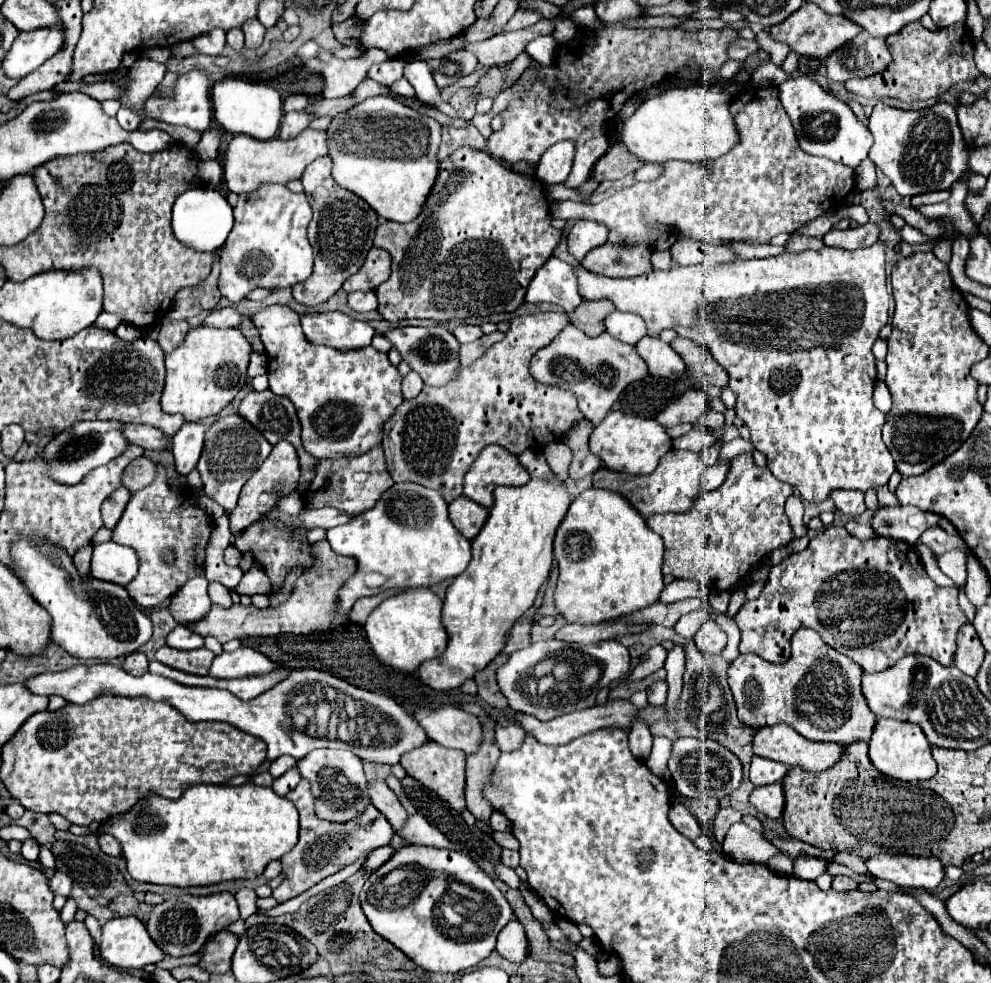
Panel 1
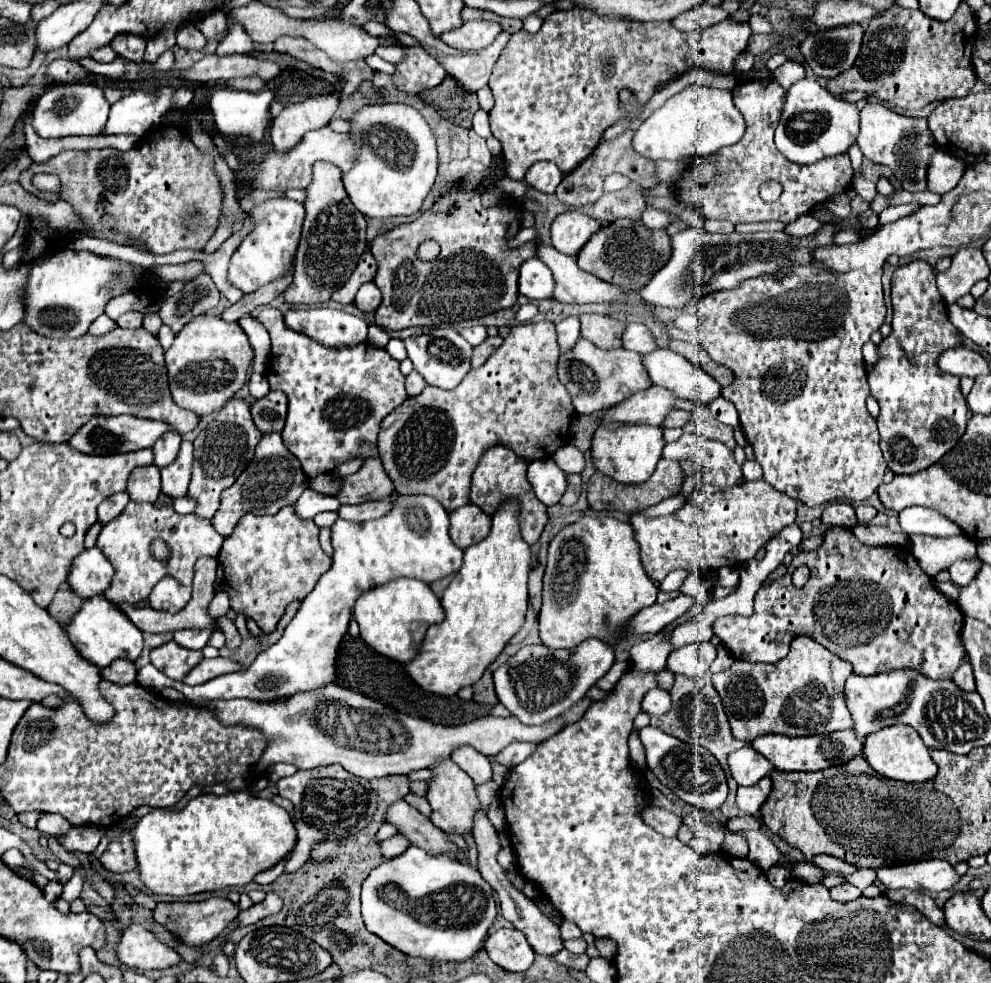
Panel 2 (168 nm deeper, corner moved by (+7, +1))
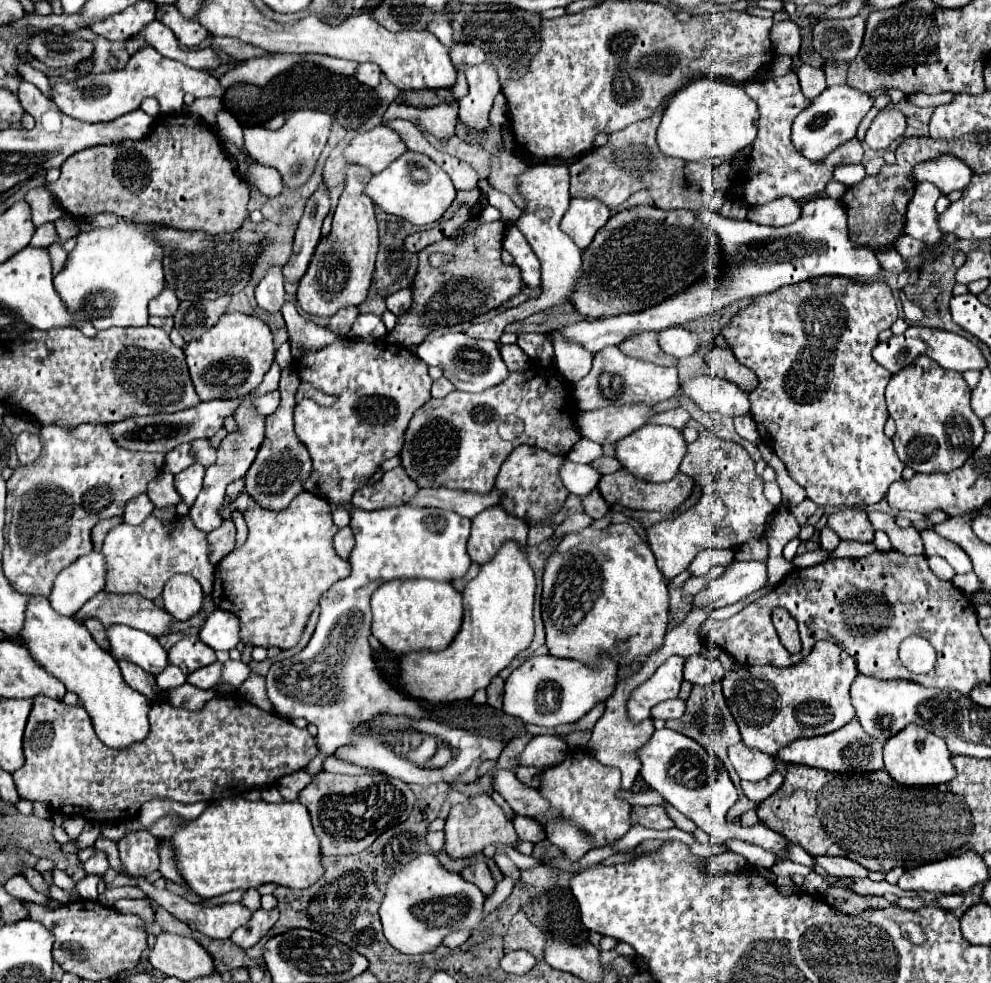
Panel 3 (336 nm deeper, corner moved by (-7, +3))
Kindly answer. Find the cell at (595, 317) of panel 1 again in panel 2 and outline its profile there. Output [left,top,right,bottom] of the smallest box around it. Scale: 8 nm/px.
[582,314,624,348]

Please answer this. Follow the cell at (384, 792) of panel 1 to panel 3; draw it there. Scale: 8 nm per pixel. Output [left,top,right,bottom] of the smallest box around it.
[462,854,496,896]

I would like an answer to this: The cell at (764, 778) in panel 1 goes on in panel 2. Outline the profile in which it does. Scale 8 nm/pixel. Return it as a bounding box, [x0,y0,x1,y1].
[728,746,774,786]

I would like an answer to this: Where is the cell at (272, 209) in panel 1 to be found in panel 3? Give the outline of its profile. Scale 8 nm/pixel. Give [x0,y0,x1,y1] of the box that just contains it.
[256,268,284,312]

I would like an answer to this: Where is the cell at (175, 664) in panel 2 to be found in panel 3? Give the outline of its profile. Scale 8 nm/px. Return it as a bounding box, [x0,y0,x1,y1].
[170,636,216,674]

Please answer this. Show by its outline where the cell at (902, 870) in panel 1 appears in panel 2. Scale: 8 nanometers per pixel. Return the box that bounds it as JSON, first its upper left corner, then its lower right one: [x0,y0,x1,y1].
[876,860,960,892]

